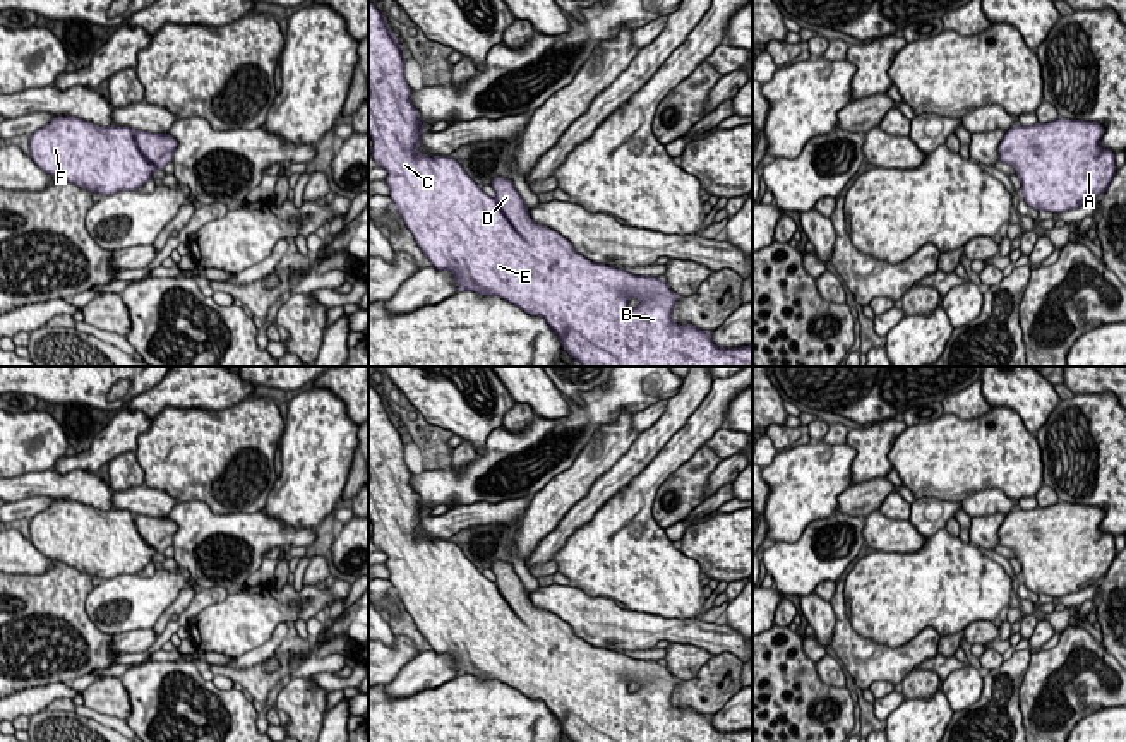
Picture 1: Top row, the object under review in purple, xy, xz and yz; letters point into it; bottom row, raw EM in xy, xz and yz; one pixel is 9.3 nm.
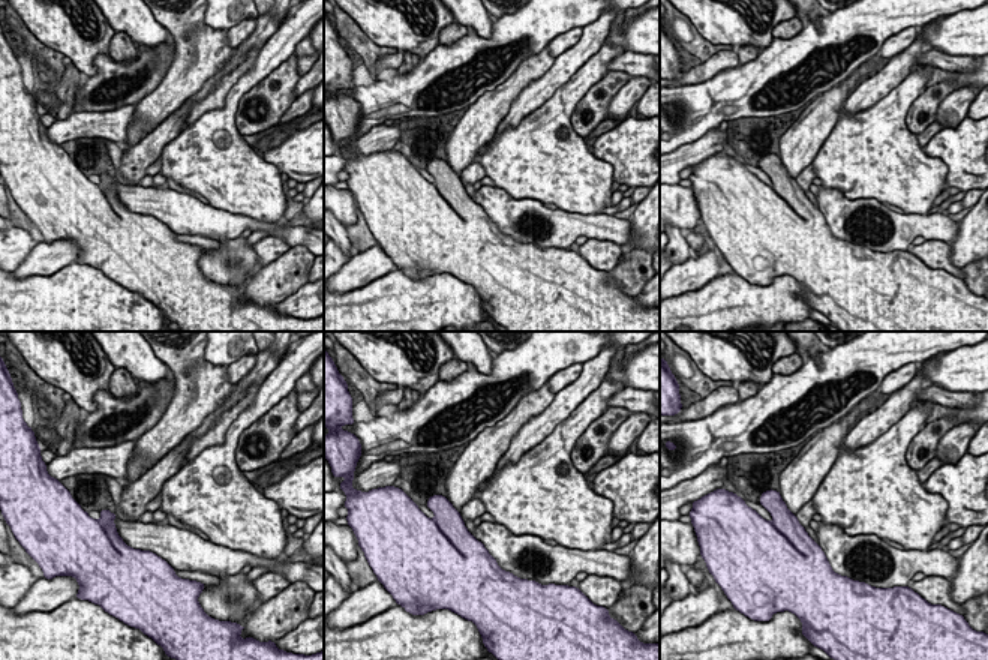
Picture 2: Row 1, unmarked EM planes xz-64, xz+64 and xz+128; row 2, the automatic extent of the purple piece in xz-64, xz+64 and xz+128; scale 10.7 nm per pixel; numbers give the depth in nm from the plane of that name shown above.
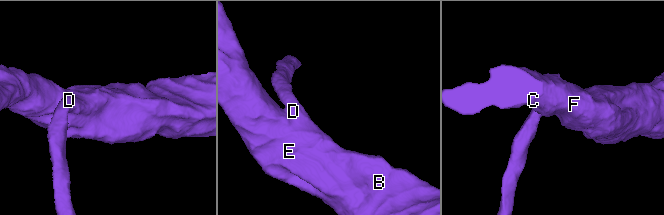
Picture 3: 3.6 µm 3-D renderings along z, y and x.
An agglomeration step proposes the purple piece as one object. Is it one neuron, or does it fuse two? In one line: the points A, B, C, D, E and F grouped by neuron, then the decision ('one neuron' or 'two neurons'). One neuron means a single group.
A B C D E F | one neuron

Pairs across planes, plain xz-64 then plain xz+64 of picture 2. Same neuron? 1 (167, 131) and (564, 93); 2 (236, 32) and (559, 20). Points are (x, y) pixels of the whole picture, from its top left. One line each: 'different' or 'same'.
1: different
2: different

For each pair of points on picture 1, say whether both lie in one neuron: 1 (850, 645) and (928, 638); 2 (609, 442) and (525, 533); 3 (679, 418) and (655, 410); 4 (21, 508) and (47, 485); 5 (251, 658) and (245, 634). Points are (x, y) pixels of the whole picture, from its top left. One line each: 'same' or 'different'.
1: same
2: same
3: different
4: different
5: different

